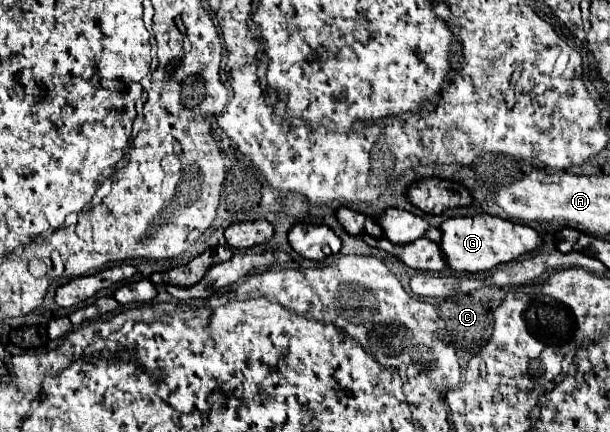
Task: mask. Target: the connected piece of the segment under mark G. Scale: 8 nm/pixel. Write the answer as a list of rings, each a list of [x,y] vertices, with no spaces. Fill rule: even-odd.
[[[489,214],[449,218],[439,226],[439,230],[441,230],[439,248],[447,258],[447,266],[451,270],[463,270],[463,272],[485,272],[495,268],[497,264],[511,262],[521,254],[533,252],[537,246],[541,246],[541,238],[533,228]]]

